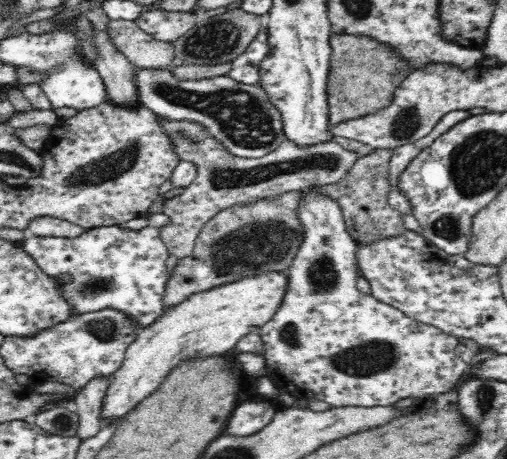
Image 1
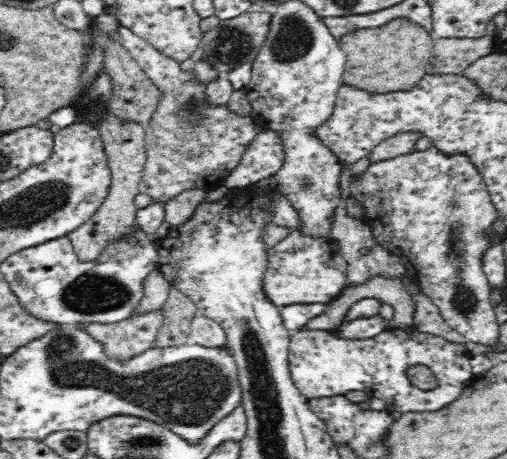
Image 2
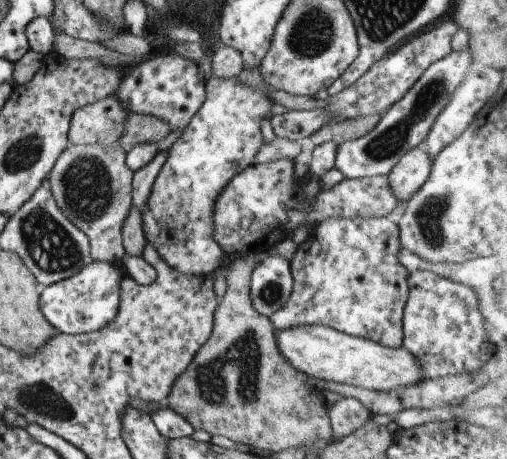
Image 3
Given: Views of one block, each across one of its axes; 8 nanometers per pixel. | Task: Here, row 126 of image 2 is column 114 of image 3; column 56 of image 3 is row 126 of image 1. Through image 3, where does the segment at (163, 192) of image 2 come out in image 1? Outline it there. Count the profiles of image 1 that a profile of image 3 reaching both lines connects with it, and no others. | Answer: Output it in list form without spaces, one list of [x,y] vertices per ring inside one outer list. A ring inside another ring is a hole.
[[[158,117],[179,160],[193,162],[197,168],[196,178],[190,187],[165,203],[163,214],[170,217],[170,223],[159,229],[168,253],[178,259],[192,256],[202,228],[219,212],[286,192],[302,192],[310,185],[322,187],[324,184],[336,184],[346,178],[348,170],[359,159],[356,153],[343,148],[335,140],[300,148],[286,138],[276,150],[262,158],[234,156],[206,131],[204,125],[184,119]]]

